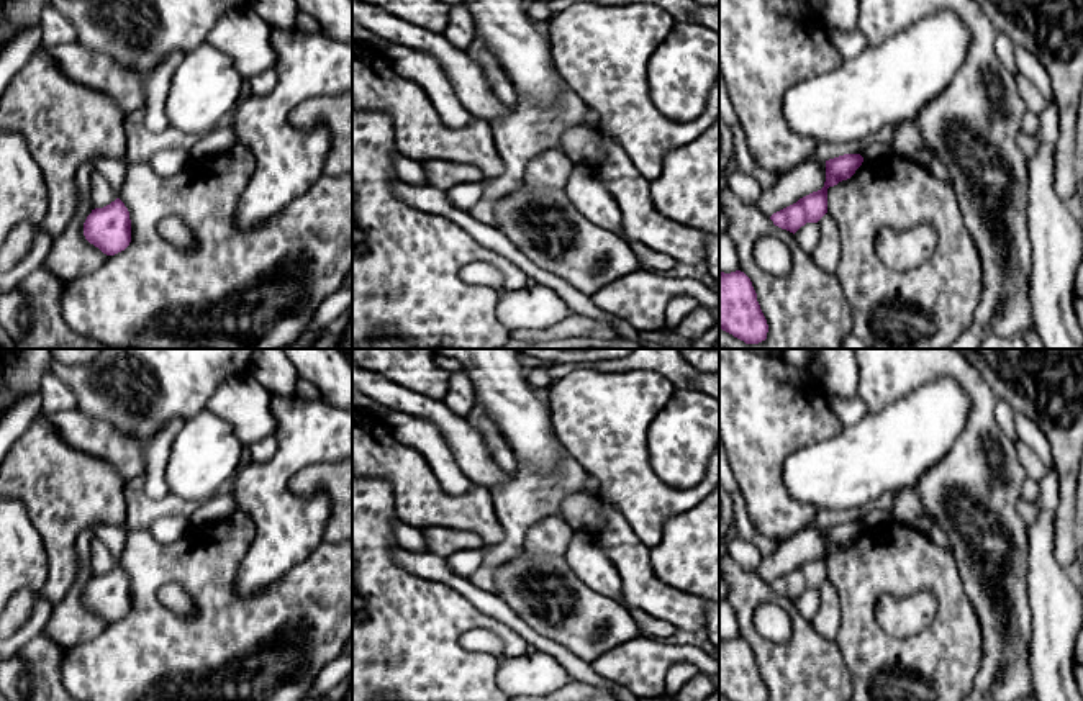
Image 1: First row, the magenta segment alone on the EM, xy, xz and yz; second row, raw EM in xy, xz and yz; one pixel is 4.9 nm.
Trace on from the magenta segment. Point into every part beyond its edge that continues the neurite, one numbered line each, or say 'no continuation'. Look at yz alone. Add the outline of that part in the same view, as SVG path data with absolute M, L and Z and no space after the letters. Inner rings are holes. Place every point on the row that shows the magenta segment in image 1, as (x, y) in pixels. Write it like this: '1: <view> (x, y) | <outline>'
no continuation

